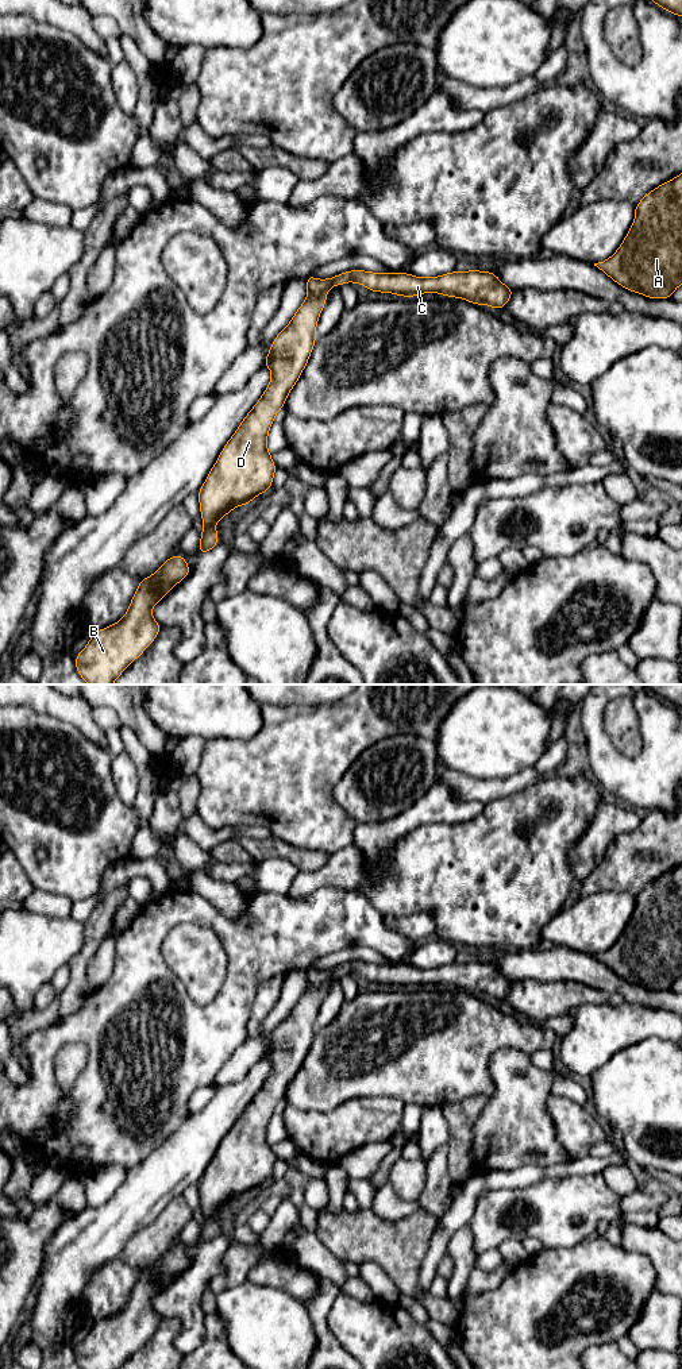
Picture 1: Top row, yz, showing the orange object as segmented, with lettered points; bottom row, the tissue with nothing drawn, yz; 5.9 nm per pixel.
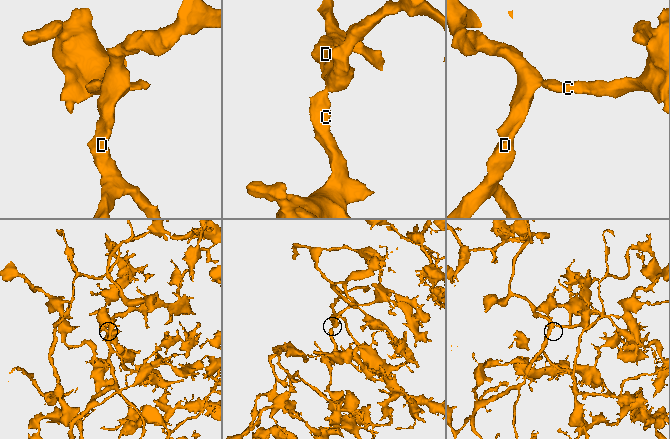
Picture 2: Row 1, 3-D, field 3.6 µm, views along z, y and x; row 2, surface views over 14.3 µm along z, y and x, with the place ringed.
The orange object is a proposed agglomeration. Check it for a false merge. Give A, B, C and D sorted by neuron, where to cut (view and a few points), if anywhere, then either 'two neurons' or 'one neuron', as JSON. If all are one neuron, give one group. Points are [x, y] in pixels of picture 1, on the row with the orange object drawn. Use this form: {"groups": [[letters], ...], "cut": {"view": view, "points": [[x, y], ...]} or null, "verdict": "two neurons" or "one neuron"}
{"groups": [["A", "B", "C", "D"]], "cut": null, "verdict": "one neuron"}

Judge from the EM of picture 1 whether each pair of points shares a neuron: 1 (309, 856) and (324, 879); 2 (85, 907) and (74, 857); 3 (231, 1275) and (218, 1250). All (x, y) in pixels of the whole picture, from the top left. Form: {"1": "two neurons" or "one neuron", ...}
{"1": "two neurons", "2": "two neurons", "3": "two neurons"}

